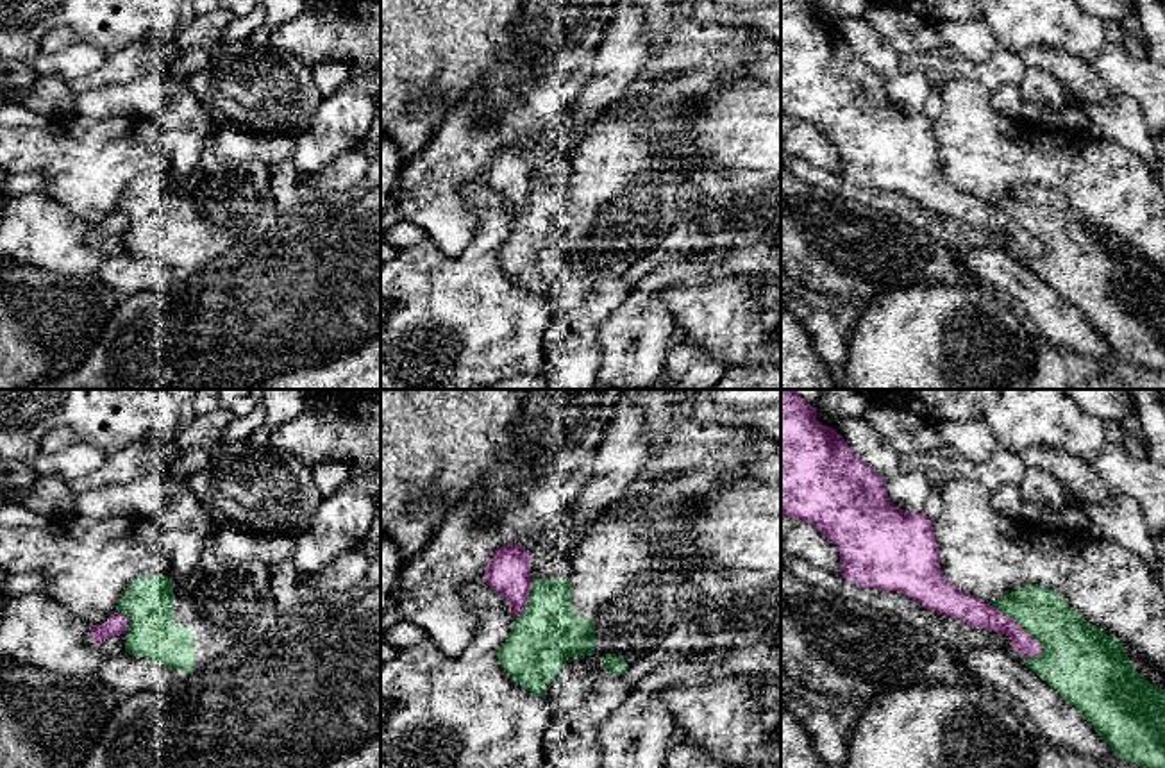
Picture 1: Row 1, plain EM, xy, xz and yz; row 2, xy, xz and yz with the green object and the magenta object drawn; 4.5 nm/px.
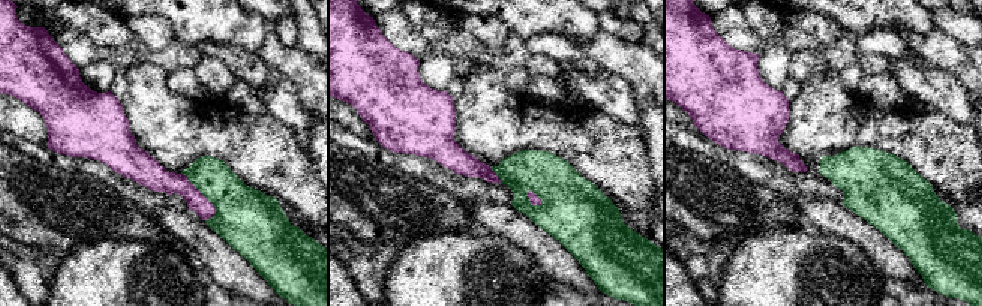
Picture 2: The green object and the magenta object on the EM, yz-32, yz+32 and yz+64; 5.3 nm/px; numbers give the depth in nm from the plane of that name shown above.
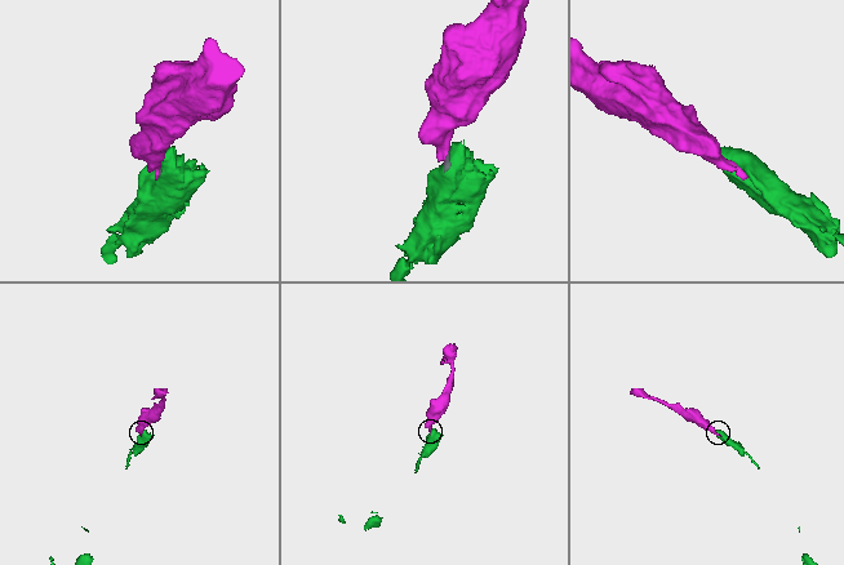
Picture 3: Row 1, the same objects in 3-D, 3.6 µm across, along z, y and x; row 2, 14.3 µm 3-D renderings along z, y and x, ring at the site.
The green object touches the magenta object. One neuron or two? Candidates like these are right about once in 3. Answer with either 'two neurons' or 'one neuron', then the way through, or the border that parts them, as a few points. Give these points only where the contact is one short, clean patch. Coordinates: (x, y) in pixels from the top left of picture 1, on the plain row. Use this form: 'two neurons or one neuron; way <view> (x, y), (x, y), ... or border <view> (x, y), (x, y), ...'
two neurons

